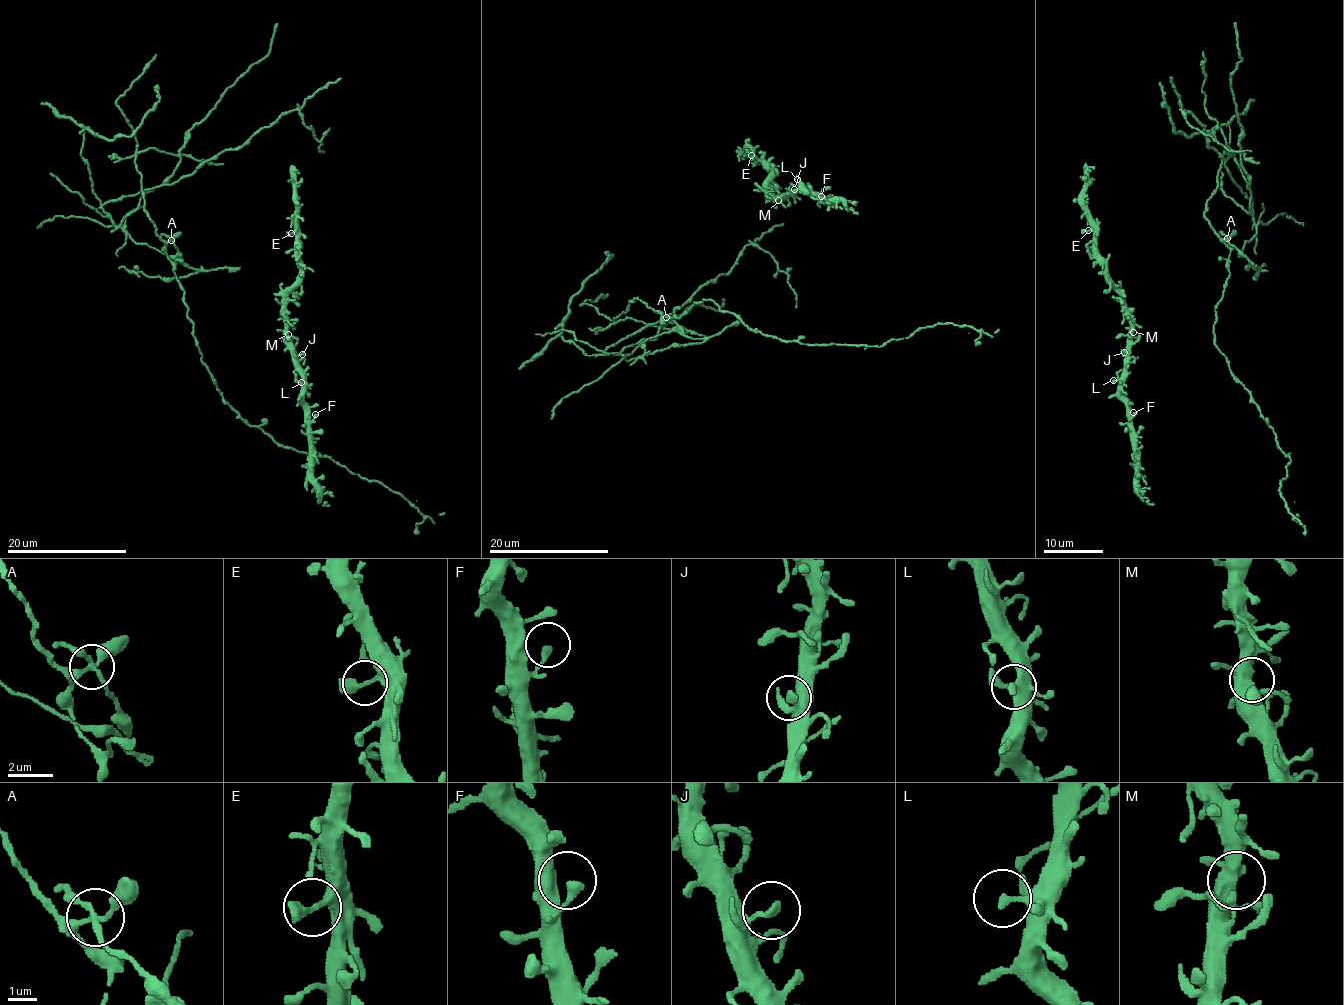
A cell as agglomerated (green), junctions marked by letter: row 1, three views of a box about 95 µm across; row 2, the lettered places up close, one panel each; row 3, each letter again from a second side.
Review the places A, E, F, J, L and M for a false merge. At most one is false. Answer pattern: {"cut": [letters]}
{"cut": ["A"]}

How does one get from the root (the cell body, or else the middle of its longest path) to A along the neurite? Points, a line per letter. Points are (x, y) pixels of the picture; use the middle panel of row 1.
A: (648, 325), (598, 354), (629, 354), (649, 338), (674, 331), (675, 321), (667, 317)

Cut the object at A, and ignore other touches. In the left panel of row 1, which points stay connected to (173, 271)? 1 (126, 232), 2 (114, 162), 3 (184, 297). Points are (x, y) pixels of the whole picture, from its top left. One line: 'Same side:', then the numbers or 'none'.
Same side: 3

